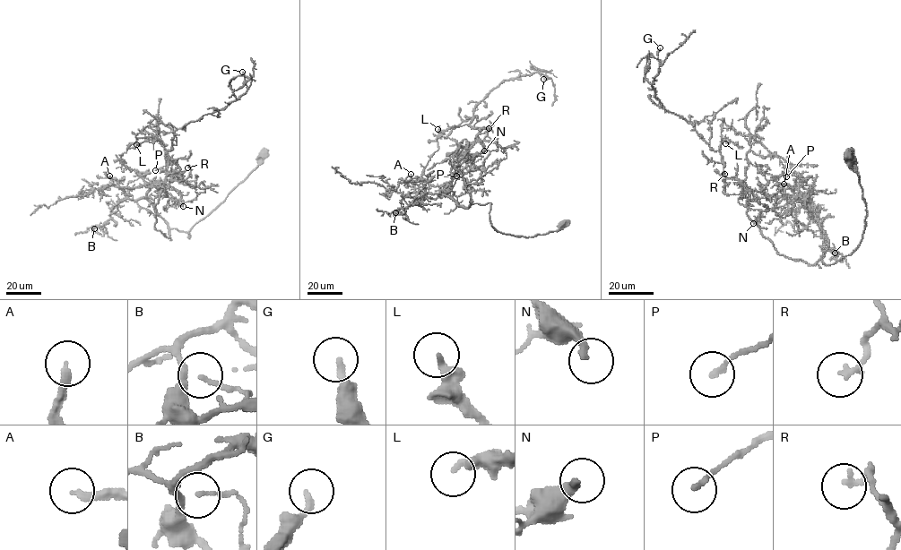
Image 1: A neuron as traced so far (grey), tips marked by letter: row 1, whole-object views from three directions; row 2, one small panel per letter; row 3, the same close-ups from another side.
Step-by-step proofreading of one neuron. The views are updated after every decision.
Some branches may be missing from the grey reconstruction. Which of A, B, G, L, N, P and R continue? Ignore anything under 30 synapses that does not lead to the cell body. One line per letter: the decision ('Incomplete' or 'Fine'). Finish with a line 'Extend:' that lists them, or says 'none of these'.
A: Incomplete
B: Fine
G: Fine
L: Fine
N: Incomplete
P: Fine
R: Fine
Extend: A, N

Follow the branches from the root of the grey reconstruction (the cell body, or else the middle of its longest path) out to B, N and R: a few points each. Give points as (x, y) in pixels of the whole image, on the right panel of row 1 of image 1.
B: (848, 154), (866, 207), (860, 244), (826, 264), (821, 258), (827, 235), (808, 213), (835, 253)
N: (848, 154), (866, 207), (863, 236), (850, 254), (823, 262), (827, 235), (792, 196), (760, 211), (753, 223)
R: (848, 154), (865, 227), (830, 264), (827, 235), (801, 201), (727, 194), (724, 174)

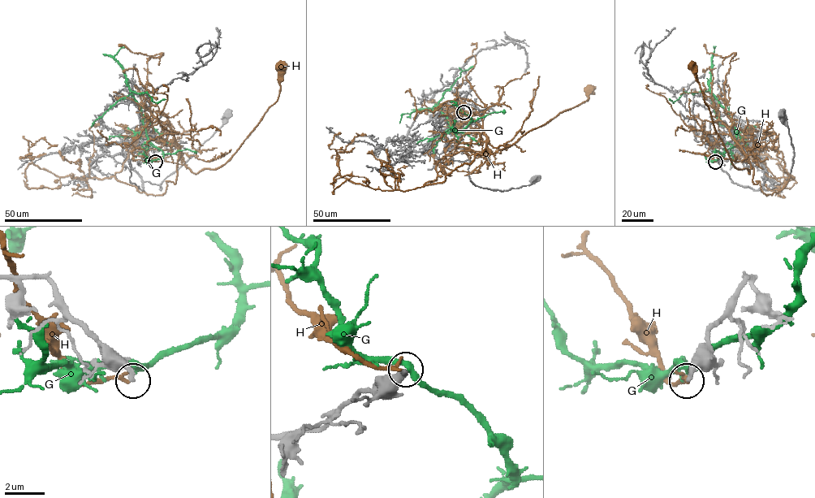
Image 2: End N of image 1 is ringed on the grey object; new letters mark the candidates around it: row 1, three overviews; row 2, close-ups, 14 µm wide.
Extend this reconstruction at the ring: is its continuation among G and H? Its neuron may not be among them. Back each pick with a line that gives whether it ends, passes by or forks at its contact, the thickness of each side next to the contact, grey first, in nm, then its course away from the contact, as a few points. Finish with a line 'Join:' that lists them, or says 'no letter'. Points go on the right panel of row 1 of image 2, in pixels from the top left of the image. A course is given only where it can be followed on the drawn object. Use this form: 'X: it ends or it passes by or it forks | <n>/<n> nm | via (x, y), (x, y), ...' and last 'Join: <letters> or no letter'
Join: no letter

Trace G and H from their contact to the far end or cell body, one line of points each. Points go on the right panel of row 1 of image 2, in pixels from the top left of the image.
G: (715, 161), (735, 141), (732, 121), (725, 109), (709, 89), (694, 93), (683, 93), (673, 102), (669, 99)
H: (715, 161), (708, 150), (703, 120), (720, 120), (727, 127), (748, 157), (750, 172), (733, 165), (691, 67)

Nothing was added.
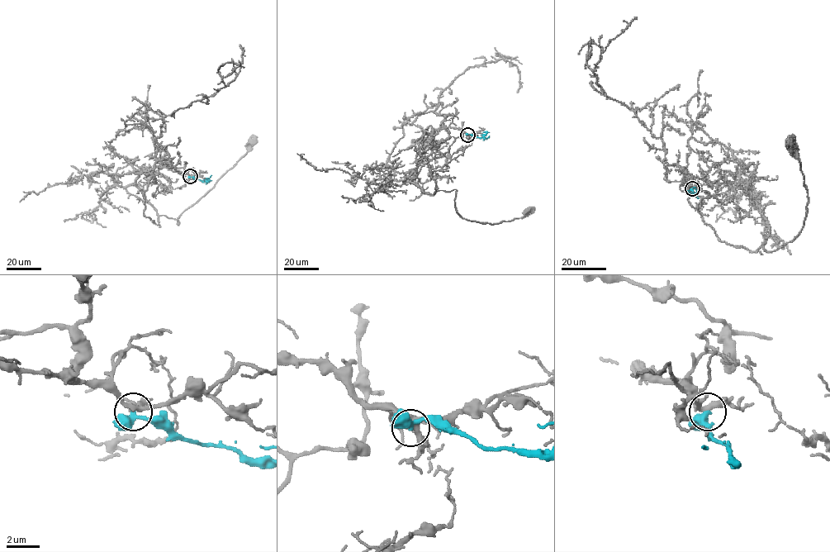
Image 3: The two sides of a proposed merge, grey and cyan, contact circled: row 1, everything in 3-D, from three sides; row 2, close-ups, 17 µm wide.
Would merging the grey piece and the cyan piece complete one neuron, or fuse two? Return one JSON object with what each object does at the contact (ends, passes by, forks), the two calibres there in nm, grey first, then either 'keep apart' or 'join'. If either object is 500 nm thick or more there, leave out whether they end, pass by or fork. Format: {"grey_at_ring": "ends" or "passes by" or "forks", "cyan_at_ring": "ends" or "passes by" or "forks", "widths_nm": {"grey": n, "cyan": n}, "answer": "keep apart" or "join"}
{"grey_at_ring": "forks", "cyan_at_ring": "passes by", "widths_nm": {"grey": 280, "cyan": 340}, "answer": "keep apart"}

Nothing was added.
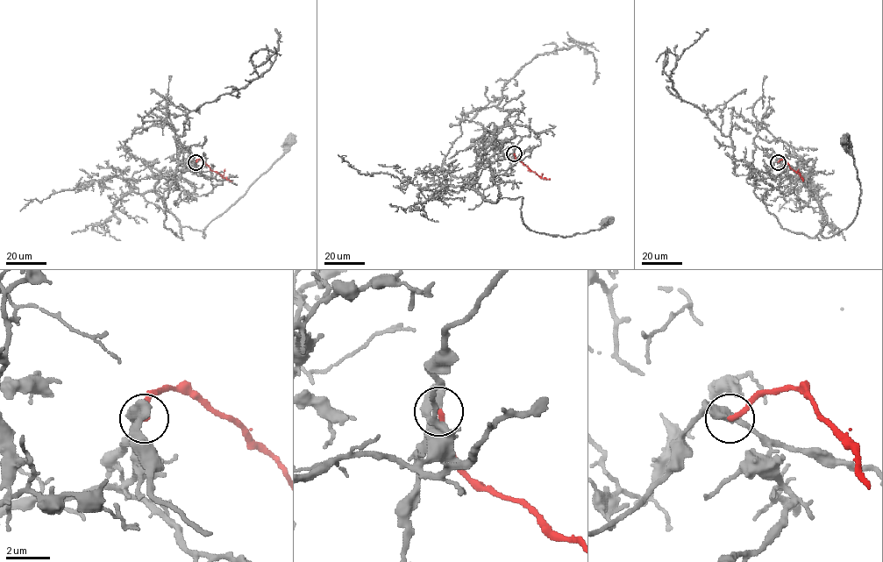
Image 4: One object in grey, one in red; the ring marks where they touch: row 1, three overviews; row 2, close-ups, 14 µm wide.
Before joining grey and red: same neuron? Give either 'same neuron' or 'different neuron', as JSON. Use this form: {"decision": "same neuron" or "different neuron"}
{"decision": "different neuron"}

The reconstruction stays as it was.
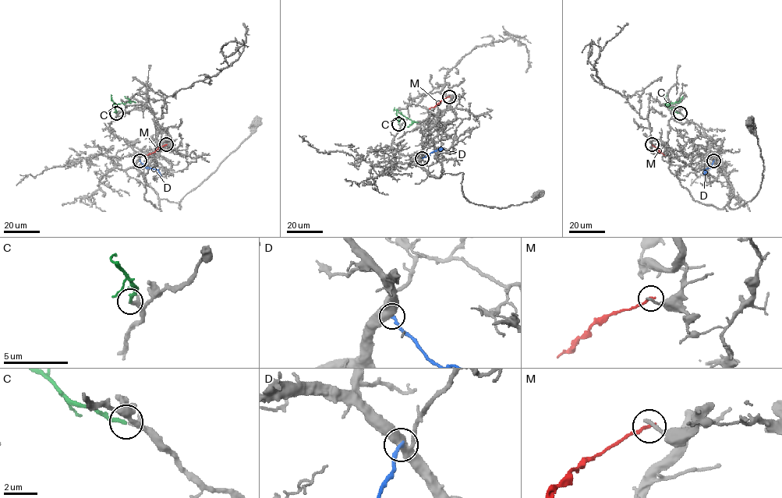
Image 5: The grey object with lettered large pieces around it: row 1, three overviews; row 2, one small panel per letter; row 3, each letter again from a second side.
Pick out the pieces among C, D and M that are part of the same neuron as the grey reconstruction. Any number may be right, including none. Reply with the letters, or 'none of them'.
C

